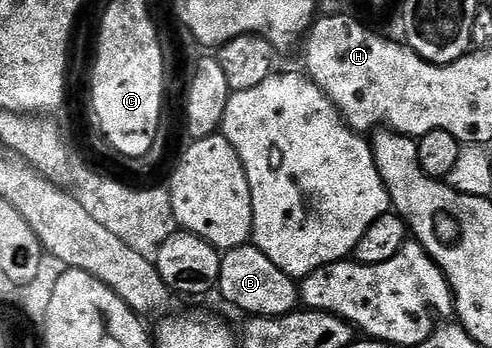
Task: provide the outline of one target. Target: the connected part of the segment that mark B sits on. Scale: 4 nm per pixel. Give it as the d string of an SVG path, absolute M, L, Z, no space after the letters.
M252 243L225 250L221 259L217 292L222 292L228 304L243 309L243 314L251 317L283 317L299 308L299 282L280 271L280 267L276 267L276 263L272 263L272 259L268 259L268 255L264 255L264 251Z

